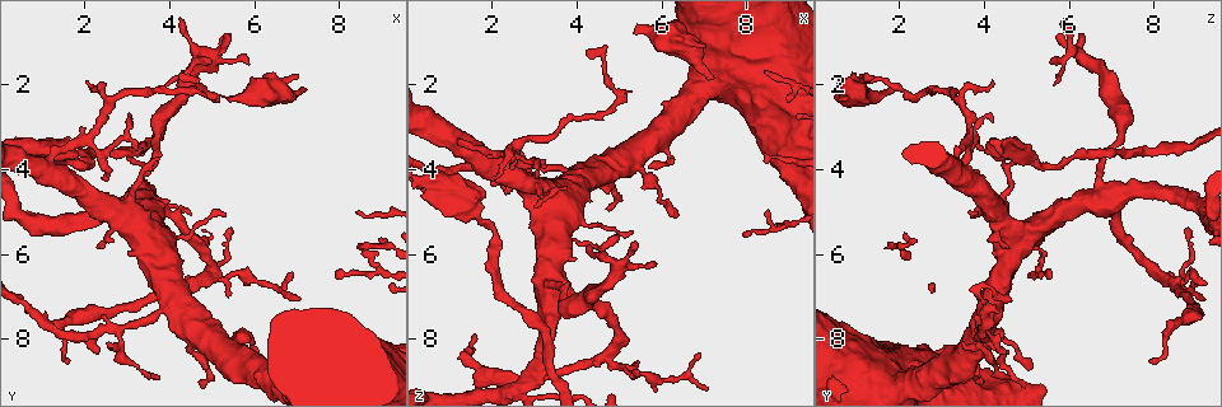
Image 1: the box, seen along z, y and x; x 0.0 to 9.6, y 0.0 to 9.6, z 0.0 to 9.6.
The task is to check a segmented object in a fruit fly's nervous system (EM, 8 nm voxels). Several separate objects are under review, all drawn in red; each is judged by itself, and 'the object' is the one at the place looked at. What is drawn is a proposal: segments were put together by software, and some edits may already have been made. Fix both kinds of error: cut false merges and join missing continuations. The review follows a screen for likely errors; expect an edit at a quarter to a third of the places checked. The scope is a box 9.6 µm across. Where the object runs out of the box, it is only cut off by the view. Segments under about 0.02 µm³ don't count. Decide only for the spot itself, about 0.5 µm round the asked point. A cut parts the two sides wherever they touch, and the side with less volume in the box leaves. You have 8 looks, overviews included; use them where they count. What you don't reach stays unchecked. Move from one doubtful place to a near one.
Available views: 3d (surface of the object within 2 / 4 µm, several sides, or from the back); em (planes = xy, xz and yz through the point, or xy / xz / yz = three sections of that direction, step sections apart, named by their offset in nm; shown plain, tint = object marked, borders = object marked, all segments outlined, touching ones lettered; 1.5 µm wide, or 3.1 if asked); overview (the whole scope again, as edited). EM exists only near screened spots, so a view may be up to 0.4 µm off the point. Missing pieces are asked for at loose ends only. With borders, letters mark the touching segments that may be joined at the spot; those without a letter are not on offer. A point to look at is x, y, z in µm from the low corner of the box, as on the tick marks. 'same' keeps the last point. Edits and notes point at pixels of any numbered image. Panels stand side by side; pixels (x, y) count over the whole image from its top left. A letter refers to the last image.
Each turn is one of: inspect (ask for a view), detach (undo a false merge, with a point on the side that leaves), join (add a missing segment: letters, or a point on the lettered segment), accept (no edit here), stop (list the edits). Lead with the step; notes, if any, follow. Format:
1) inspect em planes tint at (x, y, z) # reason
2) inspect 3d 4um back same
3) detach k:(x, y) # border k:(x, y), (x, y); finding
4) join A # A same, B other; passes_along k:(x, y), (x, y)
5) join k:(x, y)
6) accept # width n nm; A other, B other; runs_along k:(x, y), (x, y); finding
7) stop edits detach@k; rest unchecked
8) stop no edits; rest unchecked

inspect em planes plain at (4.70, 6.65, 8.40) # sharp bend

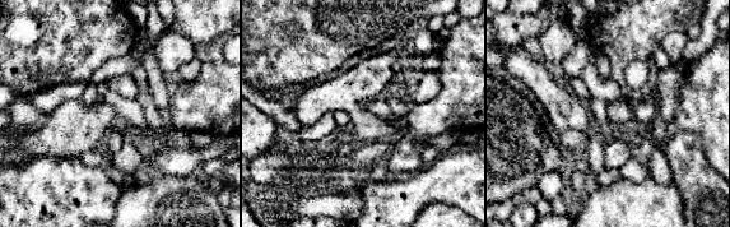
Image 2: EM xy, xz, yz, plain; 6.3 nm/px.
inspect em planes tint same # with the object marked

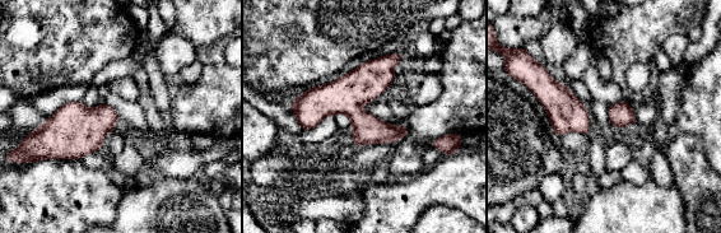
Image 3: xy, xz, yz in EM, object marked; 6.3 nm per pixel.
inspect em planes borders same # see the neighbours

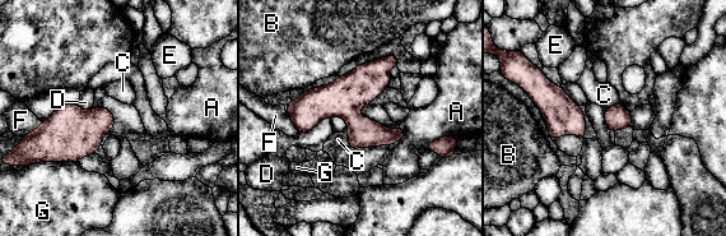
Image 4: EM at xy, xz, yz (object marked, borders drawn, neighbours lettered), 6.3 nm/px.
accept # longest_contact G 340 nm; A other, B other, C other, D other, E other, F other, G other; border 4:(330, 118), (298, 133); all the same neuron

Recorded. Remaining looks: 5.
inspect em planes borders at (2.30, 5.90, 4.60) # free end

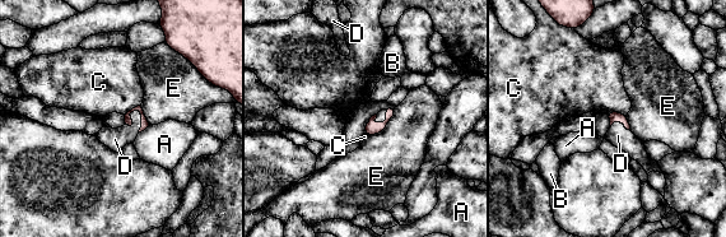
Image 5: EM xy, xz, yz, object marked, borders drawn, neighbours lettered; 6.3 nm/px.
accept # A other, B other, C other, D other, E other; border 5:(134, 110), (140, 115), (139, 131); none of them fits

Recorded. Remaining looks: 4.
inspect em xz step 8 tint at (4.35, 1.80, 1.40) # branch stops here

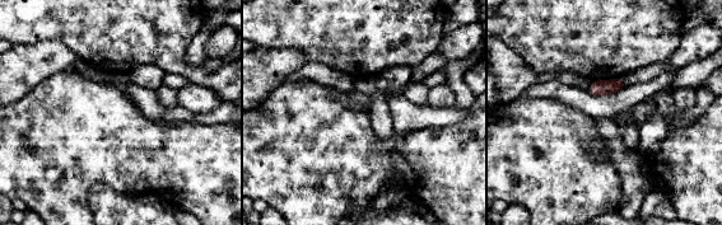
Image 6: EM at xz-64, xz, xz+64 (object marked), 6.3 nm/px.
inspect em planes borders same # another direction

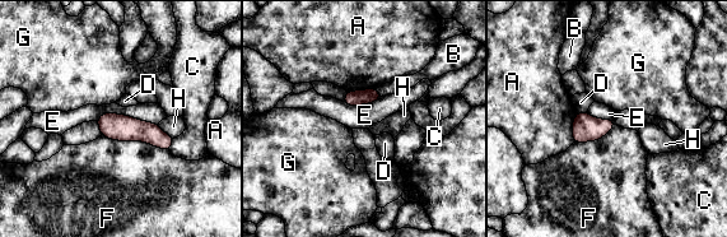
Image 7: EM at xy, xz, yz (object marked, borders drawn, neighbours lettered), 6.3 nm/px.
accept # A other, B other, C other, D other, E other, F other, G other, H other; runs_along 7:(102, 120), (168, 143); none of them fits

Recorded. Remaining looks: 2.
stop no edits; rest unchecked

